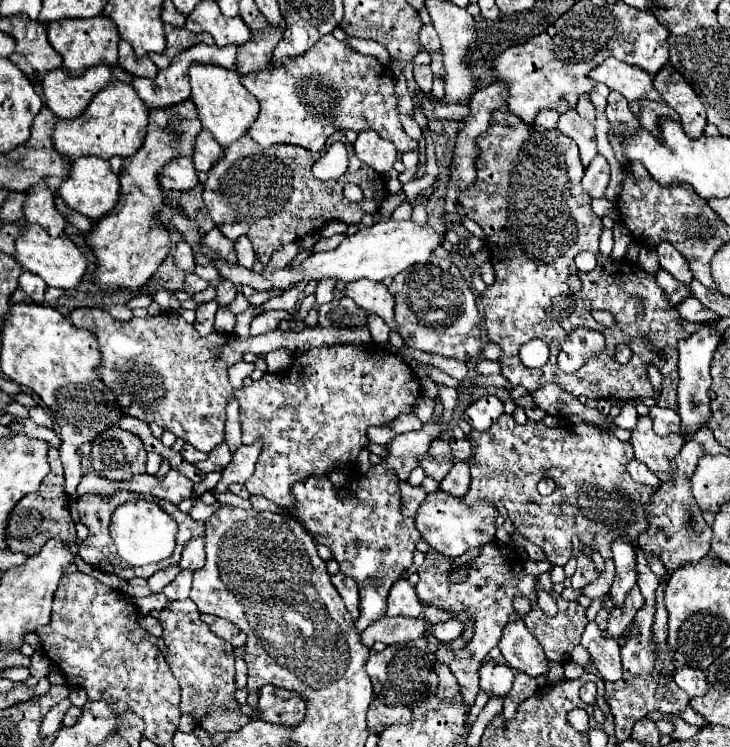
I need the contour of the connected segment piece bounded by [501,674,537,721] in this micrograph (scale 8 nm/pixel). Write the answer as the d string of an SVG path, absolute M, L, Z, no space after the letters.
M517 674L515 676L515 682L513 682L513 688L511 692L505 696L503 700L503 710L501 710L501 716L507 721L511 720L517 712L517 706L527 700L533 692L537 690L537 682L533 676L527 676L527 674Z

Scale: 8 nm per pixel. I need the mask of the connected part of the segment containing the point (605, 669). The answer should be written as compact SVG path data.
M589 622L583 636L581 646L587 648L599 676L607 682L617 682L621 678L621 658L619 658L619 642L613 638L605 638L595 622Z

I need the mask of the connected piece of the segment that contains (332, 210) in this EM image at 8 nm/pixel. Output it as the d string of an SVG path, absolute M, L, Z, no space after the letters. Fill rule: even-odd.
M343 132L333 134L331 140L337 136L347 146L349 168L345 176L327 182L317 180L311 174L311 166L325 154L325 150L315 154L289 144L261 148L249 136L241 136L241 140L229 144L229 148L225 148L225 156L207 172L207 180L203 184L203 200L213 222L217 226L225 222L247 222L251 226L247 238L261 256L279 250L287 242L303 238L329 220L339 218L347 224L359 224L365 214L375 214L387 198L385 180L355 156L353 146L345 140ZM347 182L353 182L363 190L363 204L349 202L343 196L343 184Z

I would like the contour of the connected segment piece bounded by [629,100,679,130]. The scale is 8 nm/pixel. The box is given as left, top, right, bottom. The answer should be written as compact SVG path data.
M635 100L629 104L633 114L639 118L641 126L647 130L657 128L661 118L669 118L669 120L679 120L677 112L673 112L673 108L669 108L665 102L651 102L651 100Z

